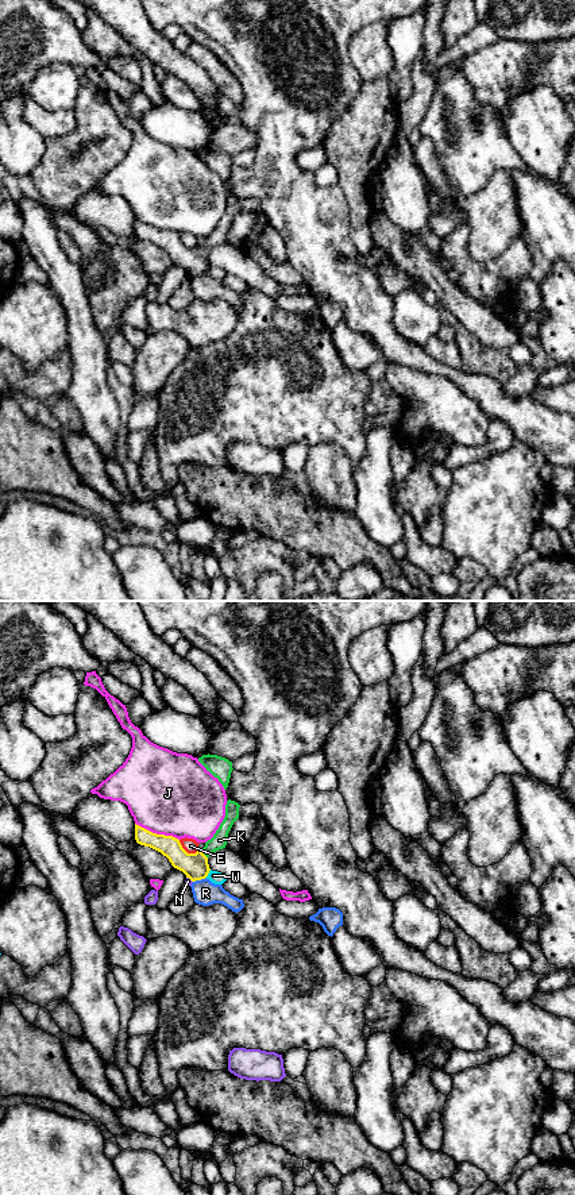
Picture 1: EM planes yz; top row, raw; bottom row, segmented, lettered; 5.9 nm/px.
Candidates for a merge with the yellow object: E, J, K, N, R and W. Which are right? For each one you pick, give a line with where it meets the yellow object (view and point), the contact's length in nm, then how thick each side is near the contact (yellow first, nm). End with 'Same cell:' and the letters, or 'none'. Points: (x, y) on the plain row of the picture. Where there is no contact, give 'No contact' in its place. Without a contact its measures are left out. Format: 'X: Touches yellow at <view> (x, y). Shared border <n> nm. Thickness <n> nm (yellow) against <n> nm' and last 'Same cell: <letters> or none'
K: Touches yellow at yz (204, 250). Shared border 60 nm. Thickness 160 nm (yellow) against 90 nm
Same cell: K

